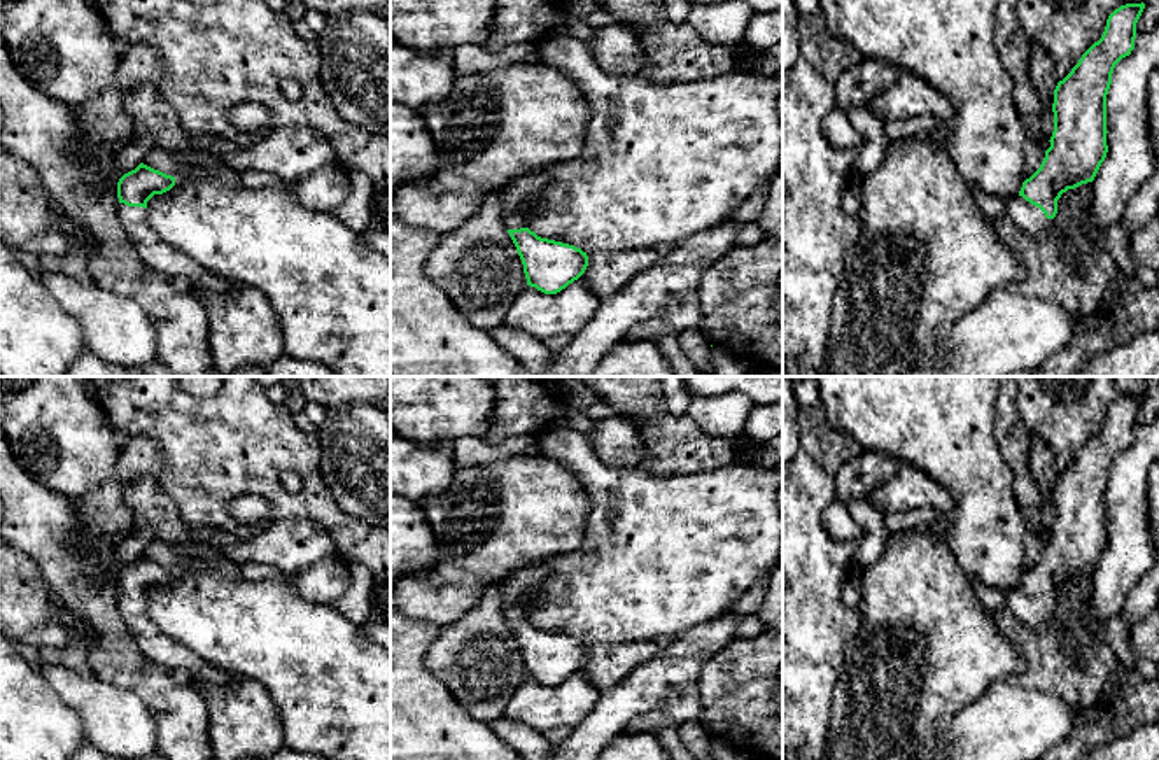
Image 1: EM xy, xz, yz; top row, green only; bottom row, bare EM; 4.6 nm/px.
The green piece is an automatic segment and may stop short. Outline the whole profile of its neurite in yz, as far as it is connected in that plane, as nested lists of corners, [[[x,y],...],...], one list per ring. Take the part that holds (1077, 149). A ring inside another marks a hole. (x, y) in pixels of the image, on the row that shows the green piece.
[[[1145,4],[1115,9],[1105,32],[1057,82],[1054,89],[1054,131],[1040,168],[1007,200],[1007,215],[1024,233],[1042,236],[1057,214],[1057,200],[1068,189],[1092,182],[1106,158],[1106,95],[1115,65],[1131,54],[1136,23]]]

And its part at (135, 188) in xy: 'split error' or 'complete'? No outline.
split error

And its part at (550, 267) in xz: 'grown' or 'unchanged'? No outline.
grown

